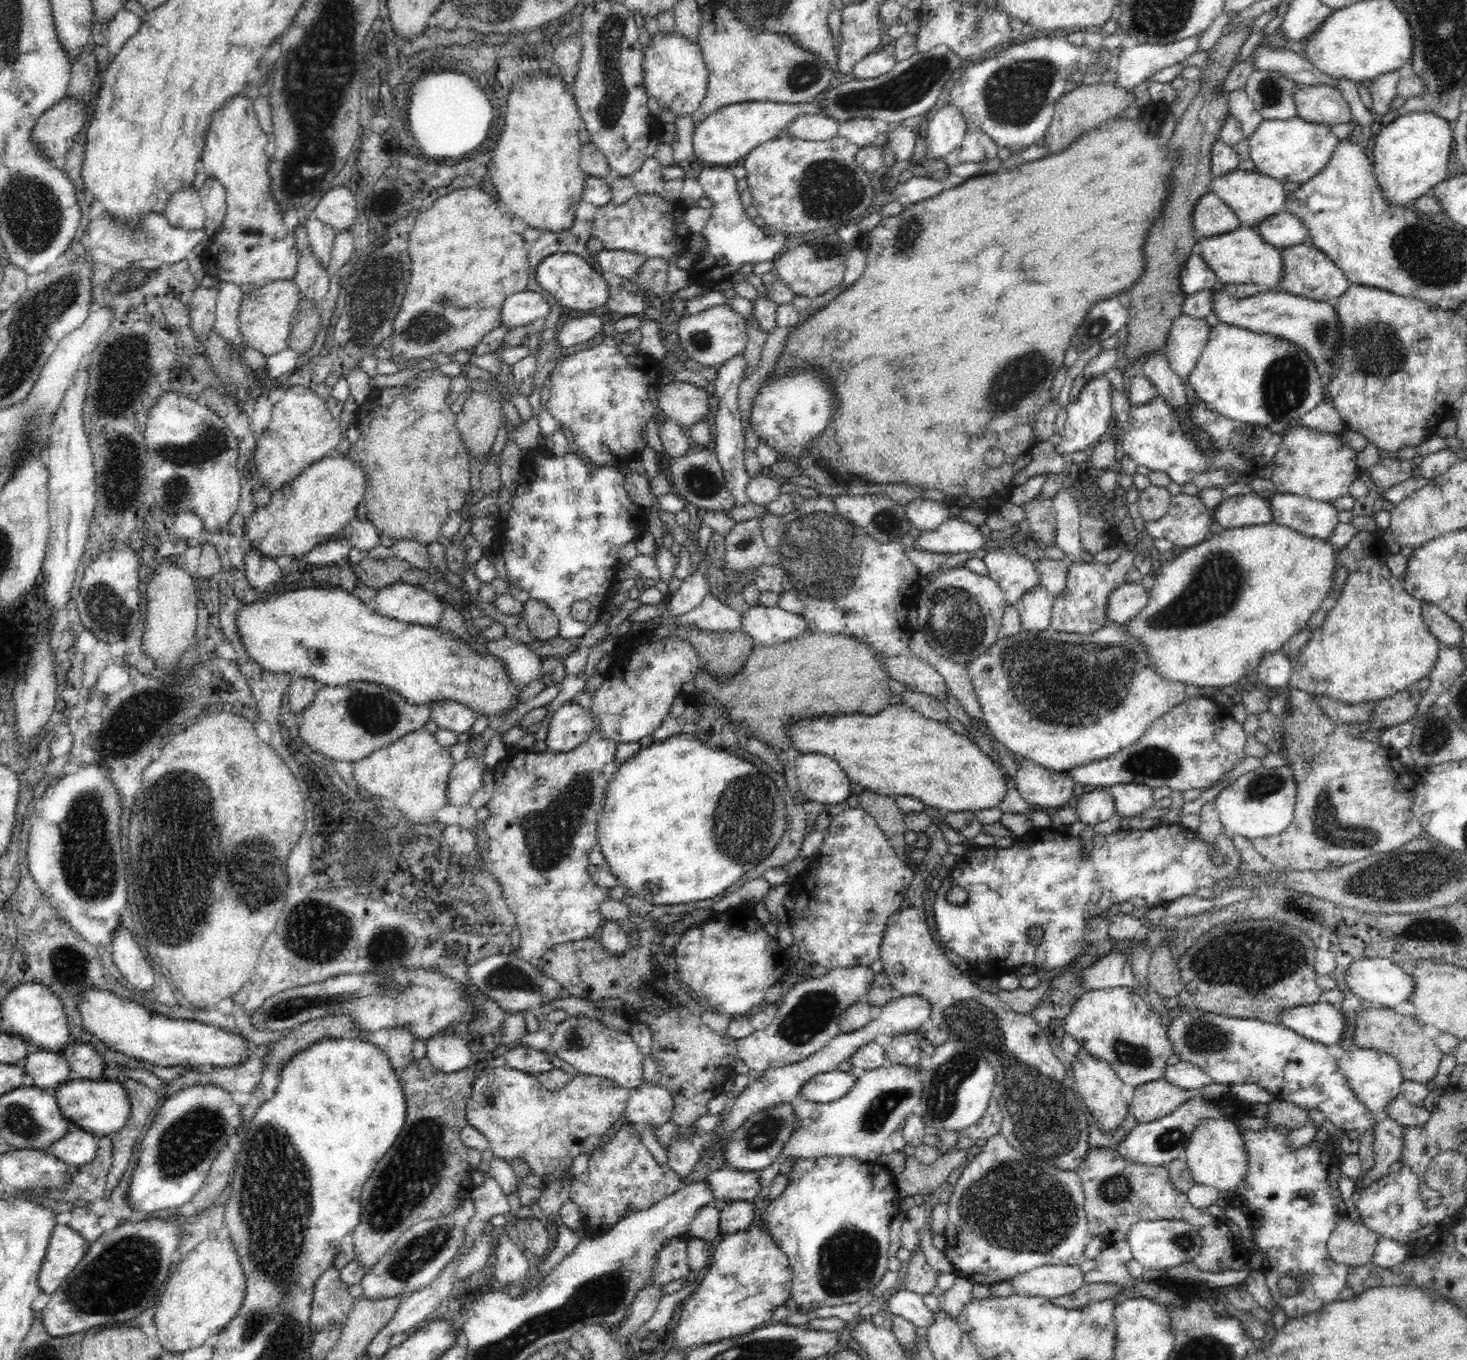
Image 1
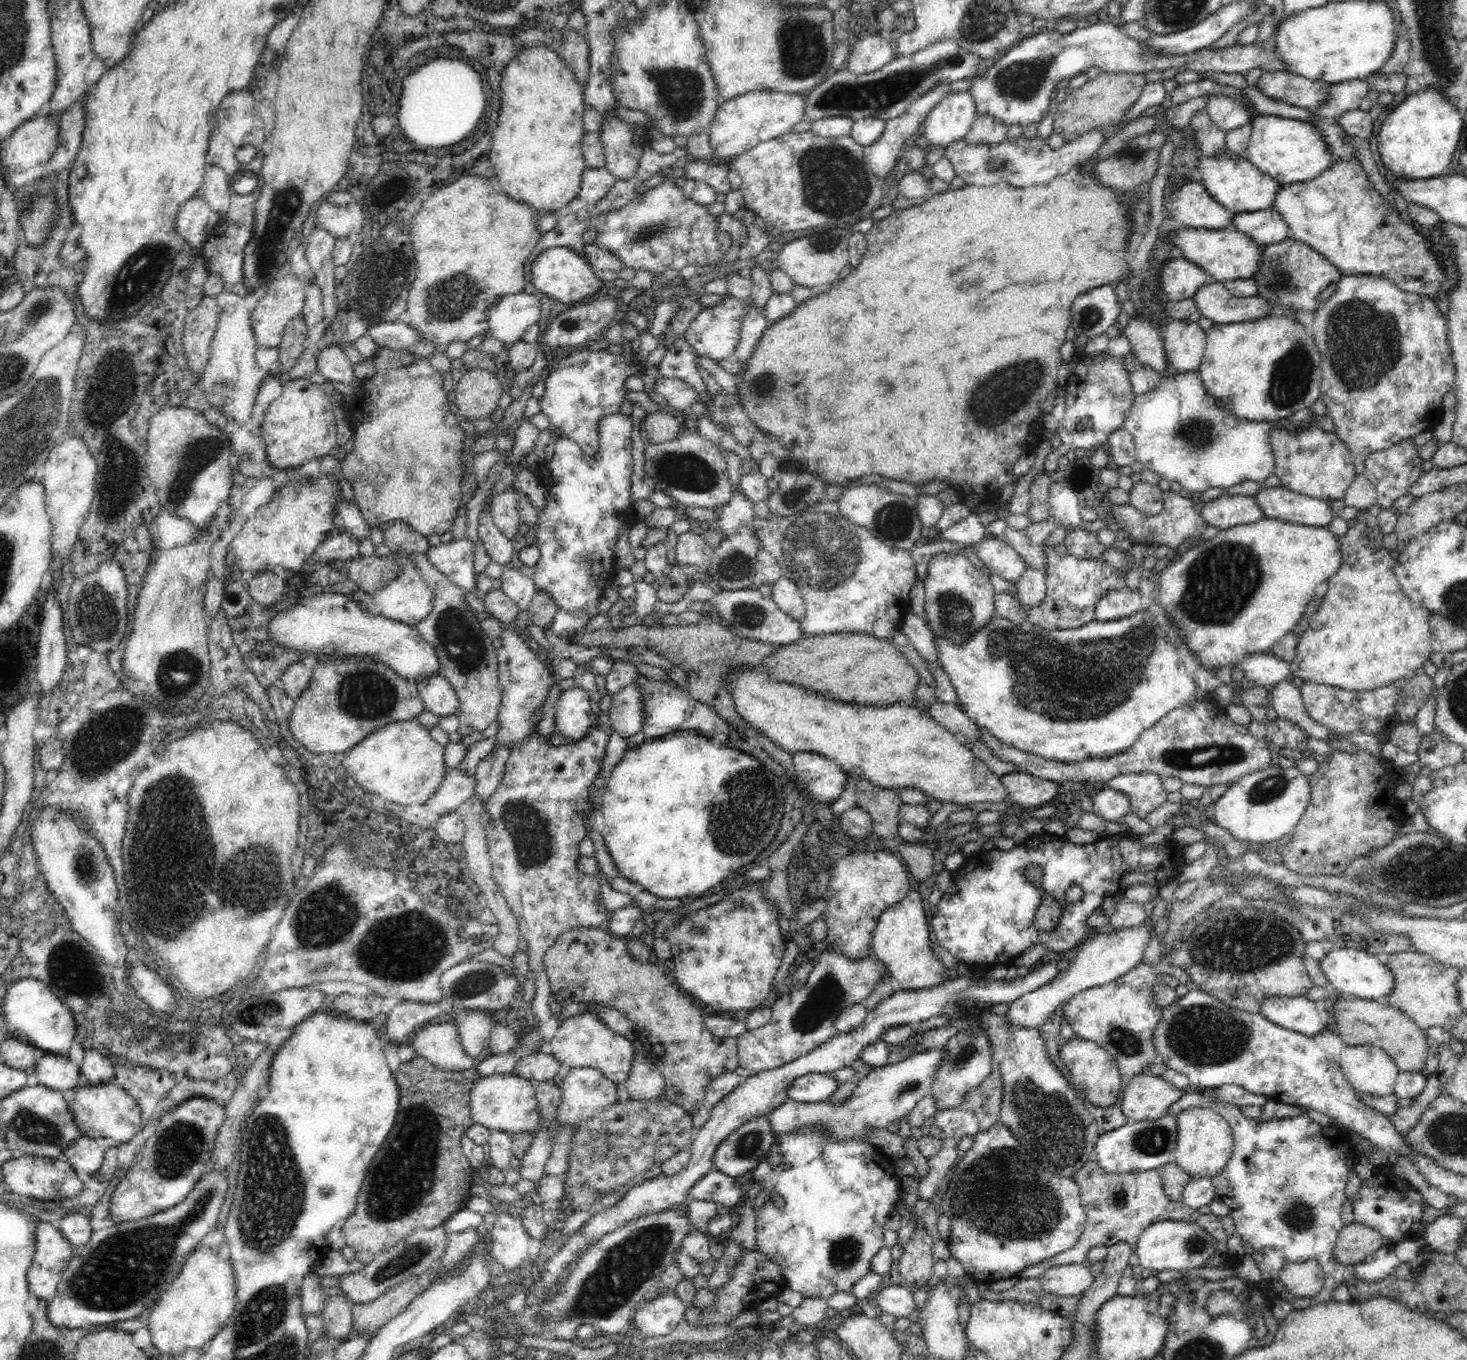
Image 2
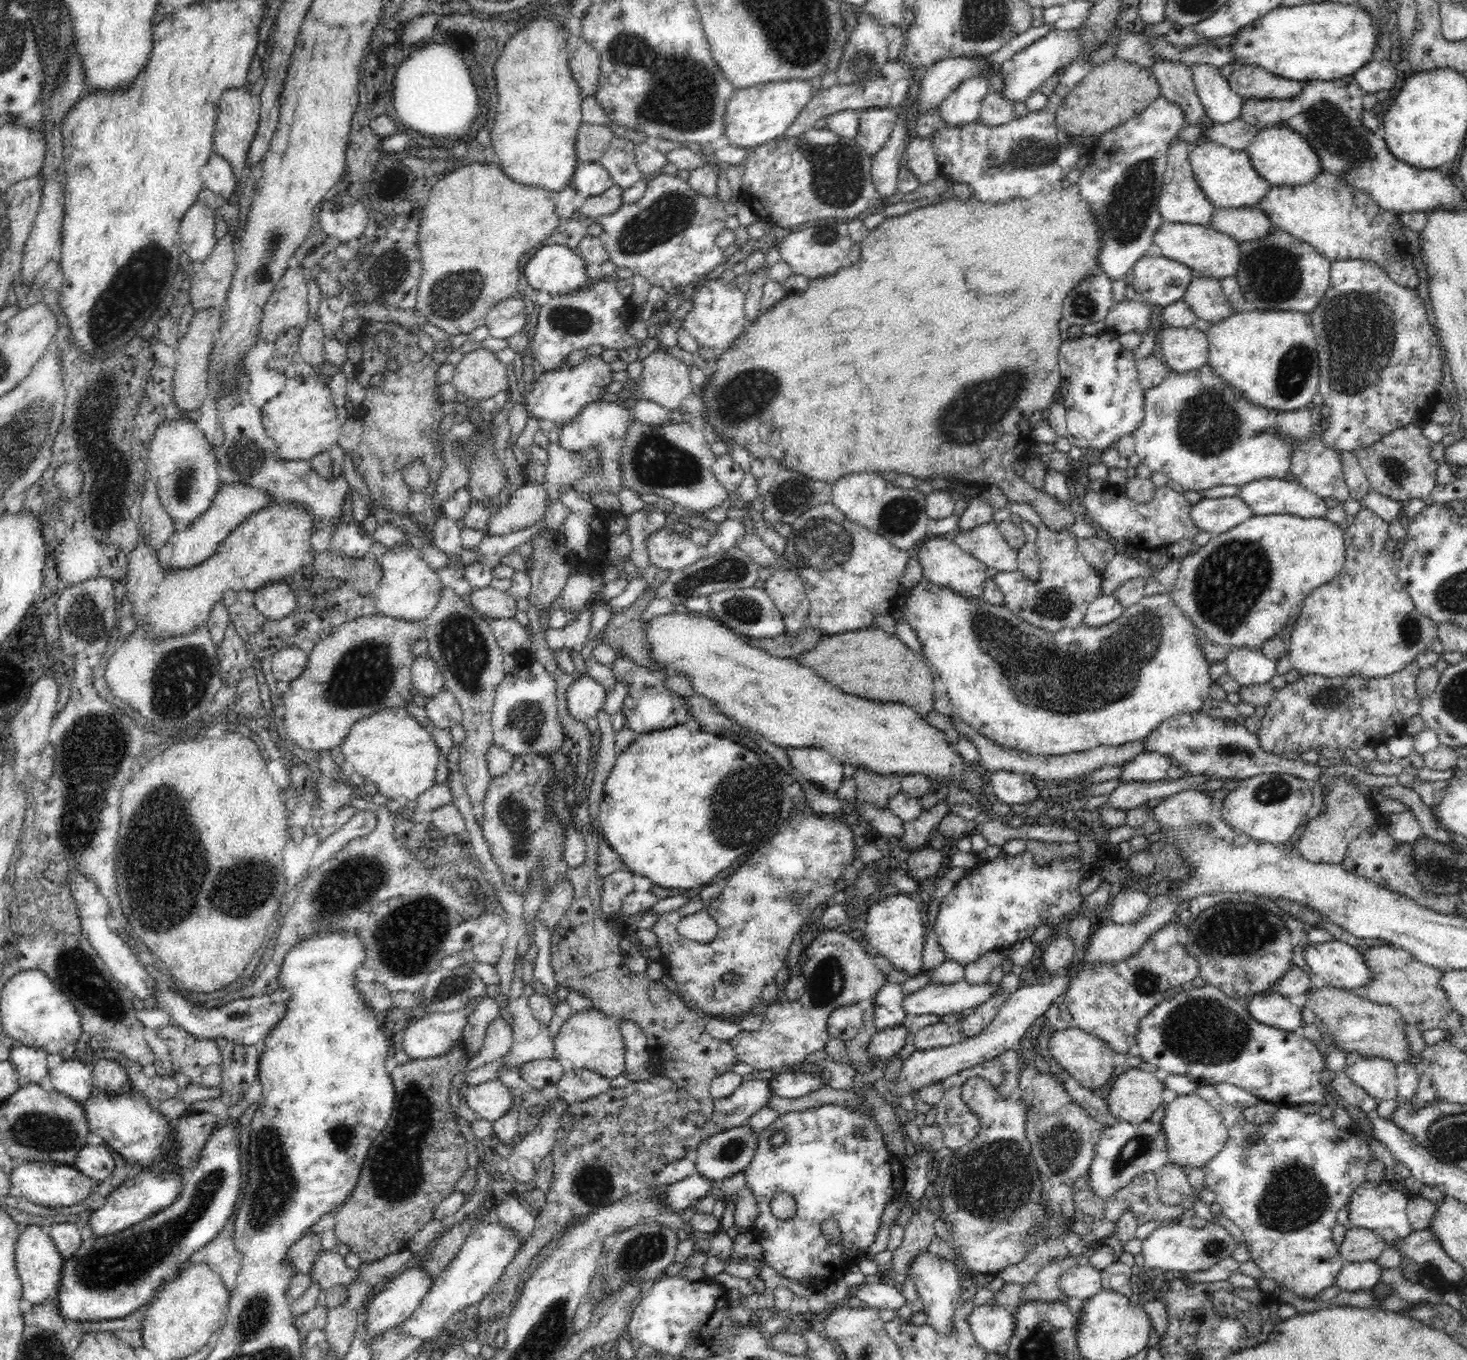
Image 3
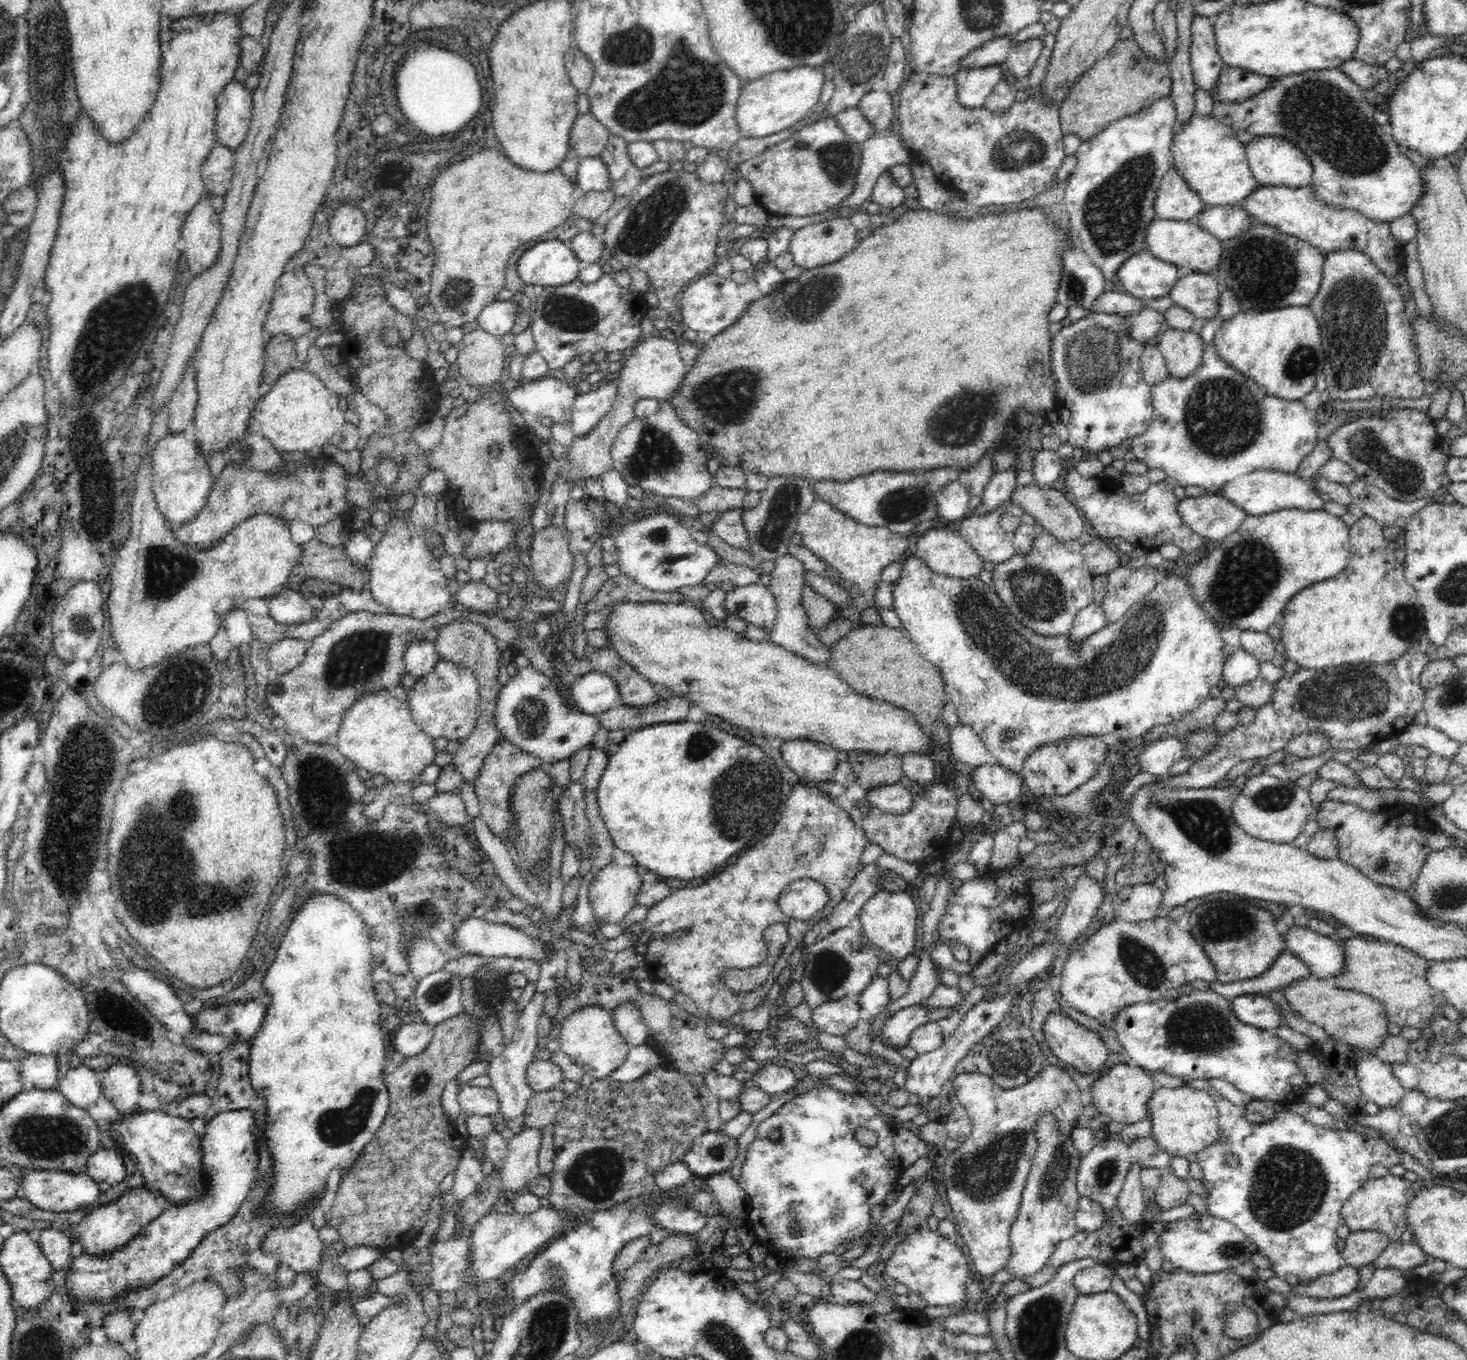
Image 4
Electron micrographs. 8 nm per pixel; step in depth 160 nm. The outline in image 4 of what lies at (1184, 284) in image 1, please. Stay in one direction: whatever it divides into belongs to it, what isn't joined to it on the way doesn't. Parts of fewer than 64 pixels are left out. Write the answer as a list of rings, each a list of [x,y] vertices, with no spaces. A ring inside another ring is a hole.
[[[1147,249],[1130,256],[1116,275],[1129,295],[1137,299],[1154,299],[1168,295],[1178,279],[1178,267],[1157,259]]]

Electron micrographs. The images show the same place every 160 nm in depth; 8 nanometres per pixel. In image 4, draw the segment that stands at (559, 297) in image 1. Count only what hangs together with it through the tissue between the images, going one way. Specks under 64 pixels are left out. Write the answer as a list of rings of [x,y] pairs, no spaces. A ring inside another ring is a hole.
[[[559,238],[537,242],[518,259],[516,274],[527,285],[557,287],[571,283],[581,270],[578,257]]]

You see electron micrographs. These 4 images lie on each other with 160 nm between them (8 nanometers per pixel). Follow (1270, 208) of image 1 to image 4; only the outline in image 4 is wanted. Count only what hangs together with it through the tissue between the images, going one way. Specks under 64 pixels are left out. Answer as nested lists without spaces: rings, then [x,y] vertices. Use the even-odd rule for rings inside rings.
[[[1194,114],[1180,127],[1174,134],[1171,148],[1173,167],[1178,174],[1187,182],[1187,185],[1202,199],[1206,206],[1237,205],[1242,200],[1258,188],[1260,184],[1256,182],[1245,153],[1245,145],[1241,144],[1235,136],[1232,127],[1217,121],[1212,115],[1200,116]]]

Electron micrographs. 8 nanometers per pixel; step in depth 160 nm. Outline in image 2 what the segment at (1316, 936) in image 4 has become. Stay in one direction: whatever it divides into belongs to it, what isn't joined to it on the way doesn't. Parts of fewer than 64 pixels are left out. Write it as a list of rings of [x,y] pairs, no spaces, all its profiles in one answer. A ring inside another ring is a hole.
[[[1335,947],[1330,955],[1321,960],[1321,969],[1328,986],[1353,998],[1376,1001],[1383,1006],[1390,1006],[1388,996],[1394,988],[1394,976],[1388,971],[1382,957],[1372,955],[1365,950]]]

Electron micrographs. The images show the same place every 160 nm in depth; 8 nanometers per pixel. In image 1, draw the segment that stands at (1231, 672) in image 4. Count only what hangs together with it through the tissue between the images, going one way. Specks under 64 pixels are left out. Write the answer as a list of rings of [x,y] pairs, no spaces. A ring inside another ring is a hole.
[[[1281,650],[1271,652],[1260,659],[1260,664],[1255,668],[1254,673],[1261,680],[1261,683],[1264,682],[1272,688],[1286,686],[1293,671],[1291,659]]]

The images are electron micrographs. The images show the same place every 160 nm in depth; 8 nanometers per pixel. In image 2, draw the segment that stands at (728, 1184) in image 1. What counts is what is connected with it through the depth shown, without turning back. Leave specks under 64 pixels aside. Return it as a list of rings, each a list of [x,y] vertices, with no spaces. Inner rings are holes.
[[[709,1170],[688,1191],[688,1200],[712,1201],[724,1204],[727,1208],[734,1206],[744,1198],[746,1192],[734,1177],[727,1177],[723,1172]]]

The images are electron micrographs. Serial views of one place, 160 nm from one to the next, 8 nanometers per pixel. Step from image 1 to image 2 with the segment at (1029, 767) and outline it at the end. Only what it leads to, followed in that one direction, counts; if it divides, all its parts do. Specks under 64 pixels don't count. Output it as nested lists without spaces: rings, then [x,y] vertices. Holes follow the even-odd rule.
[[[1020,770],[1001,777],[1008,797],[1016,804],[1027,807],[1046,805],[1058,794],[1060,783],[1032,776]]]

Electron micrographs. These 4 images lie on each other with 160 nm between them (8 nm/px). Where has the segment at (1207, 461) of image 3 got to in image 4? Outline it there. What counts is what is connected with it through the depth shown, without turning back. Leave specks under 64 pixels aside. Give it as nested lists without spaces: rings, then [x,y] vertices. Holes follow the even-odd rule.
[[[1213,342],[1205,344],[1200,366],[1198,366],[1196,372],[1192,373],[1192,376],[1188,376],[1188,378],[1184,379],[1169,376],[1160,384],[1151,387],[1151,395],[1153,406],[1151,423],[1144,434],[1136,436],[1136,438],[1133,439],[1130,449],[1135,454],[1135,460],[1141,460],[1149,469],[1160,468],[1160,470],[1164,470],[1168,477],[1175,478],[1176,481],[1178,481],[1177,485],[1184,488],[1188,486],[1197,486],[1213,494],[1217,491],[1220,492],[1220,490],[1228,484],[1228,481],[1236,480],[1238,476],[1244,476],[1249,472],[1269,470],[1292,474],[1295,472],[1296,468],[1299,467],[1303,458],[1313,451],[1313,448],[1318,442],[1318,436],[1316,434],[1318,434],[1318,427],[1320,424],[1316,420],[1316,411],[1308,410],[1300,400],[1289,401],[1274,395],[1266,394],[1266,391],[1255,386],[1248,376],[1243,375],[1240,371],[1236,371],[1236,369],[1230,367],[1228,363],[1225,363],[1224,360],[1220,358],[1220,353],[1216,351],[1216,345],[1214,345]]]

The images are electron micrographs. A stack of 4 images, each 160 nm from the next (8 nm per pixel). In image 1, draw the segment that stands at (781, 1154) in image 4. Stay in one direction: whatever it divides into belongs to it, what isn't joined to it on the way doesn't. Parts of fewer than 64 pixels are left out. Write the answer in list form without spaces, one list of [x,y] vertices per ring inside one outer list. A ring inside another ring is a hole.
[[[819,1156],[818,1158],[800,1159],[794,1157],[792,1160],[792,1170],[788,1175],[788,1182],[784,1192],[770,1201],[764,1211],[758,1211],[756,1217],[763,1222],[763,1229],[776,1241],[780,1246],[780,1250],[788,1258],[789,1267],[792,1273],[792,1288],[791,1296],[799,1306],[805,1305],[816,1308],[828,1308],[831,1306],[840,1306],[840,1304],[857,1303],[860,1304],[862,1300],[870,1299],[871,1290],[878,1286],[880,1279],[884,1276],[887,1270],[887,1262],[890,1254],[890,1239],[889,1239],[889,1224],[890,1219],[903,1211],[905,1204],[902,1203],[902,1198],[899,1196],[896,1183],[894,1183],[895,1176],[886,1167],[877,1162],[863,1163],[854,1157],[849,1156]]]

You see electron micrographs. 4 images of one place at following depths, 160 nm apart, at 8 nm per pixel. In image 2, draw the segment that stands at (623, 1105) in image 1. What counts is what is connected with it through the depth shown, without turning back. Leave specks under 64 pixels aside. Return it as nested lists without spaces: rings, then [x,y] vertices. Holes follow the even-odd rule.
[[[571,1068],[565,1070],[565,1077],[561,1085],[561,1104],[557,1109],[557,1120],[559,1121],[556,1134],[564,1126],[577,1129],[580,1122],[590,1120],[610,1104],[618,1102],[617,1084],[608,1080],[601,1070],[595,1068]],[[500,1073],[476,1076],[470,1093],[469,1109],[474,1124],[482,1124],[490,1131],[504,1131],[512,1134],[528,1132],[532,1138],[542,1124],[538,1113],[534,1082],[516,1074]]]

